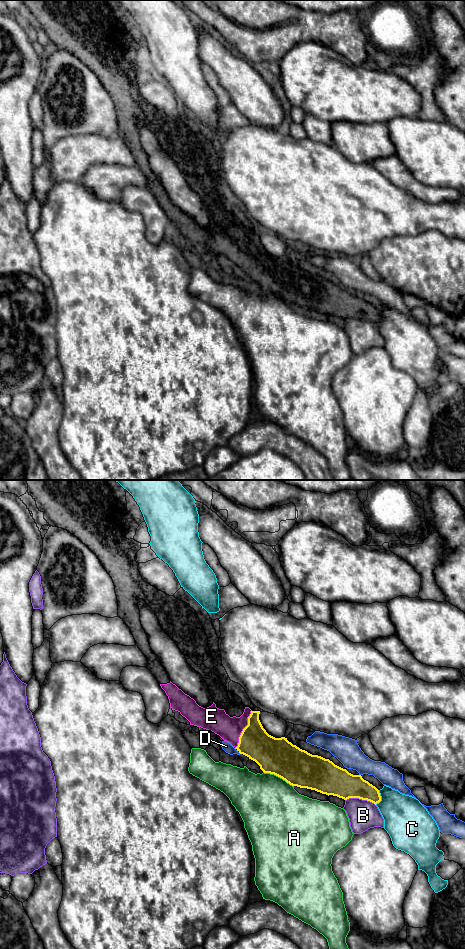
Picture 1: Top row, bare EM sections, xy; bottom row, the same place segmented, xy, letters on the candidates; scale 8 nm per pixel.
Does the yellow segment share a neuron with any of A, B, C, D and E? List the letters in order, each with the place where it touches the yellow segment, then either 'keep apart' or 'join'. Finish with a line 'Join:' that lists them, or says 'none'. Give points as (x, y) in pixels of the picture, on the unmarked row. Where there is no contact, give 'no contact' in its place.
A: meets yellow in xy at (278, 296); keep apart
B: meets yellow in xy at (360, 318); keep apart
C: meets yellow in xy at (380, 318); keep apart
D: meets yellow in xy at (237, 270); keep apart
E: meets yellow in xy at (243, 249); join
Join: E

